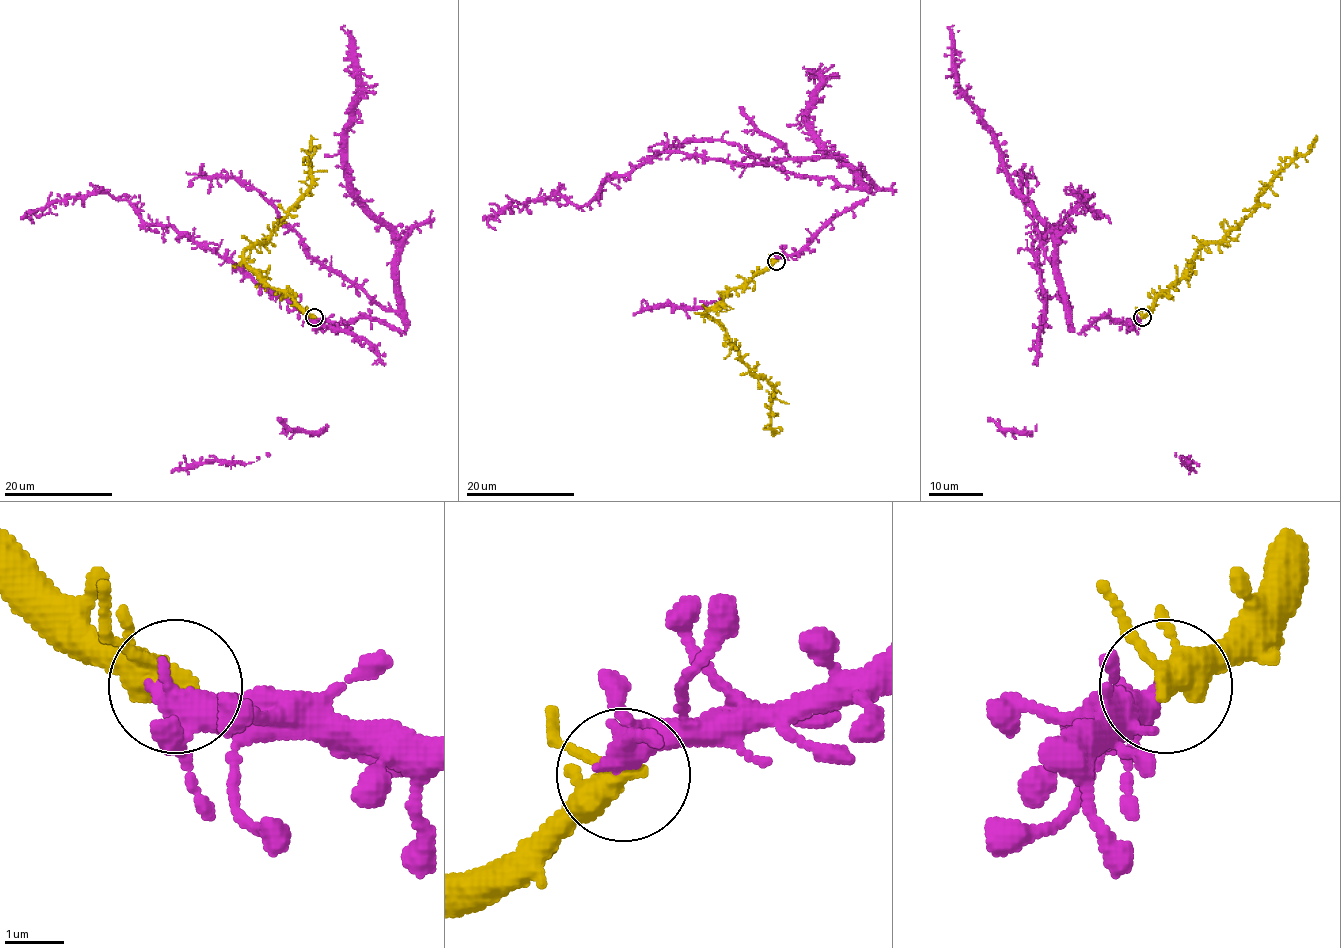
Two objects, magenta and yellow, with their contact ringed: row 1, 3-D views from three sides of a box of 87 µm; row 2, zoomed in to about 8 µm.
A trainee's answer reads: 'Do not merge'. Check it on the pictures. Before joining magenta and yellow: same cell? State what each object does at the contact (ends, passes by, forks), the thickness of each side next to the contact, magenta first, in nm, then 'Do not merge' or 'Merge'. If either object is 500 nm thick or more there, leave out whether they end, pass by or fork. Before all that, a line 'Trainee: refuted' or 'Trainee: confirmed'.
Trainee: refuted
At the ring magenta passes by. At the ring yellow forks. Thickness 400 nm (magenta) against 320 nm. Merge

